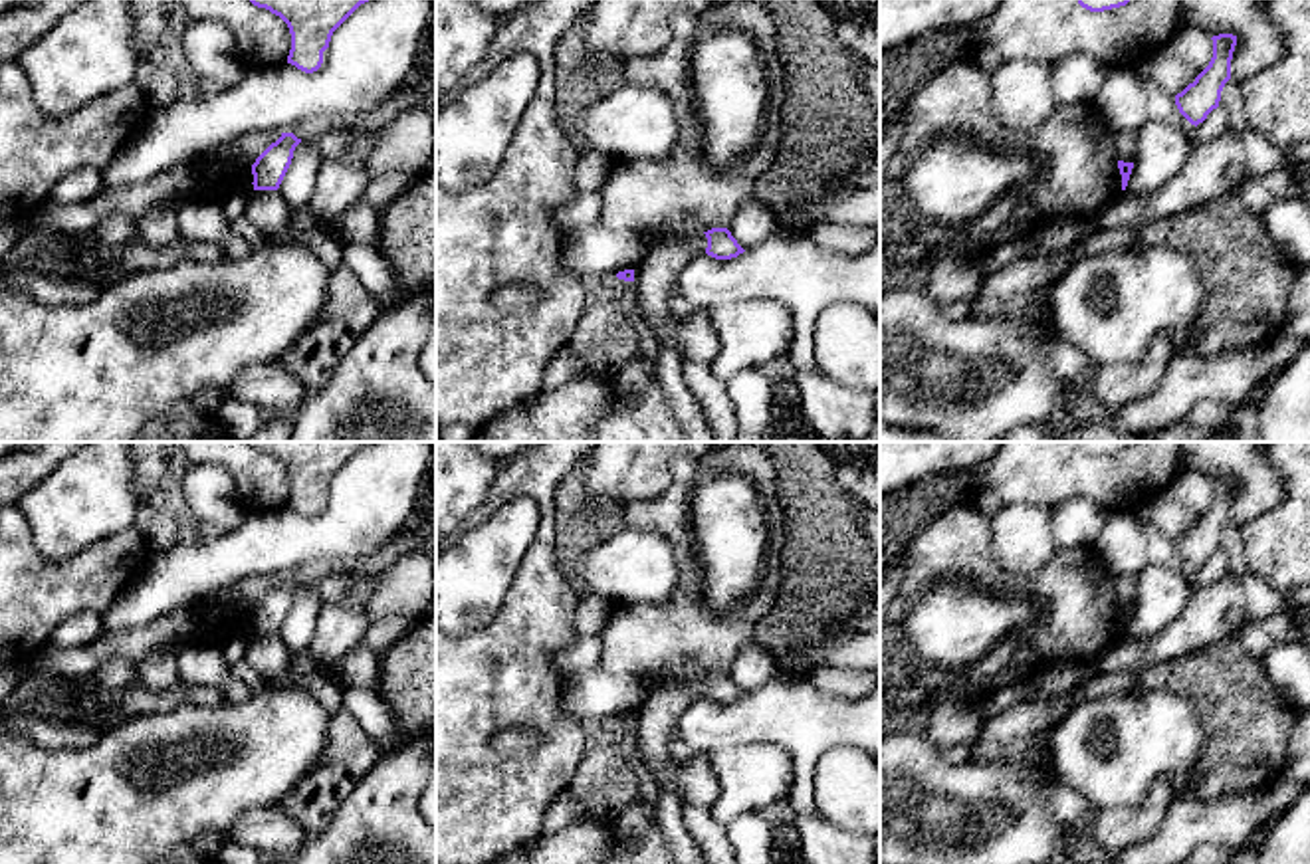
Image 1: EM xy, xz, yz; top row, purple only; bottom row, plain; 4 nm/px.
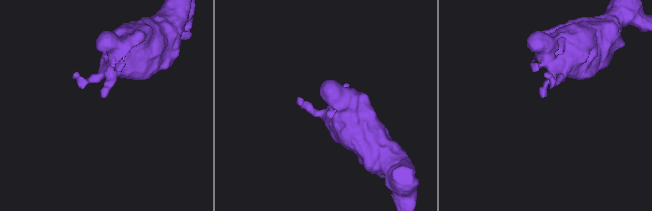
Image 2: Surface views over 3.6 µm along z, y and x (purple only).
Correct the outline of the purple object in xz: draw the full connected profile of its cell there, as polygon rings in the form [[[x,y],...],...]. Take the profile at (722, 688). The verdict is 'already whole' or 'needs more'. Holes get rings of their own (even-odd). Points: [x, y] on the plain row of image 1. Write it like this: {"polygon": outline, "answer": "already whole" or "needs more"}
{"polygon": [[[711,672],[704,678],[708,682],[706,698],[715,703],[731,703],[745,696],[727,672]]], "answer": "already whole"}

